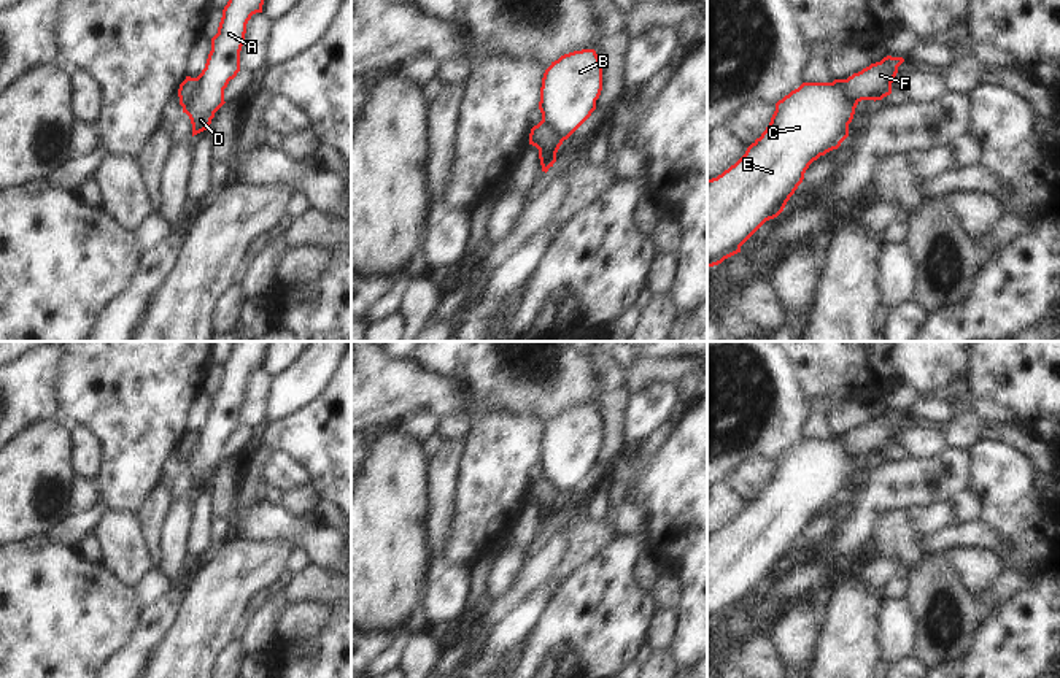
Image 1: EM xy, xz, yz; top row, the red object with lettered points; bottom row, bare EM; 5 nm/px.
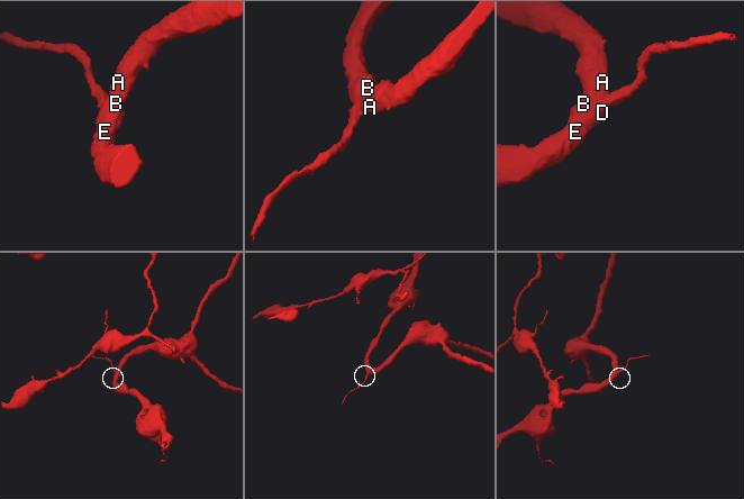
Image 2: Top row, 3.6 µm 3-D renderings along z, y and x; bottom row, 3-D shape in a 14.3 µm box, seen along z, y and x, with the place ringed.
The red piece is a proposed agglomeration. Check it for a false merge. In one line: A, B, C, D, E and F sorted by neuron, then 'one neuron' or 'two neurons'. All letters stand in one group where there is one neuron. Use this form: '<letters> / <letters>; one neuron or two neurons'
A B C D E / F; two neurons

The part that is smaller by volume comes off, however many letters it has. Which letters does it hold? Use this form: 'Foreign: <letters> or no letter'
Foreign: F

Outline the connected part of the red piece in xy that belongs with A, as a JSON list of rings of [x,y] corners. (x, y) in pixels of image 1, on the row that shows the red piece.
[[[229,0],[224,6],[205,68],[197,76],[189,103],[183,108],[191,119],[192,137],[208,130],[215,113],[226,103],[224,89],[240,71],[246,24],[253,14],[262,13],[262,5],[264,0]]]

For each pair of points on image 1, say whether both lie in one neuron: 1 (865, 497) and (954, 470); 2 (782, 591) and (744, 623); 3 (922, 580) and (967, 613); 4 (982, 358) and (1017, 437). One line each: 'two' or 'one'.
1: one
2: one
3: one
4: two

